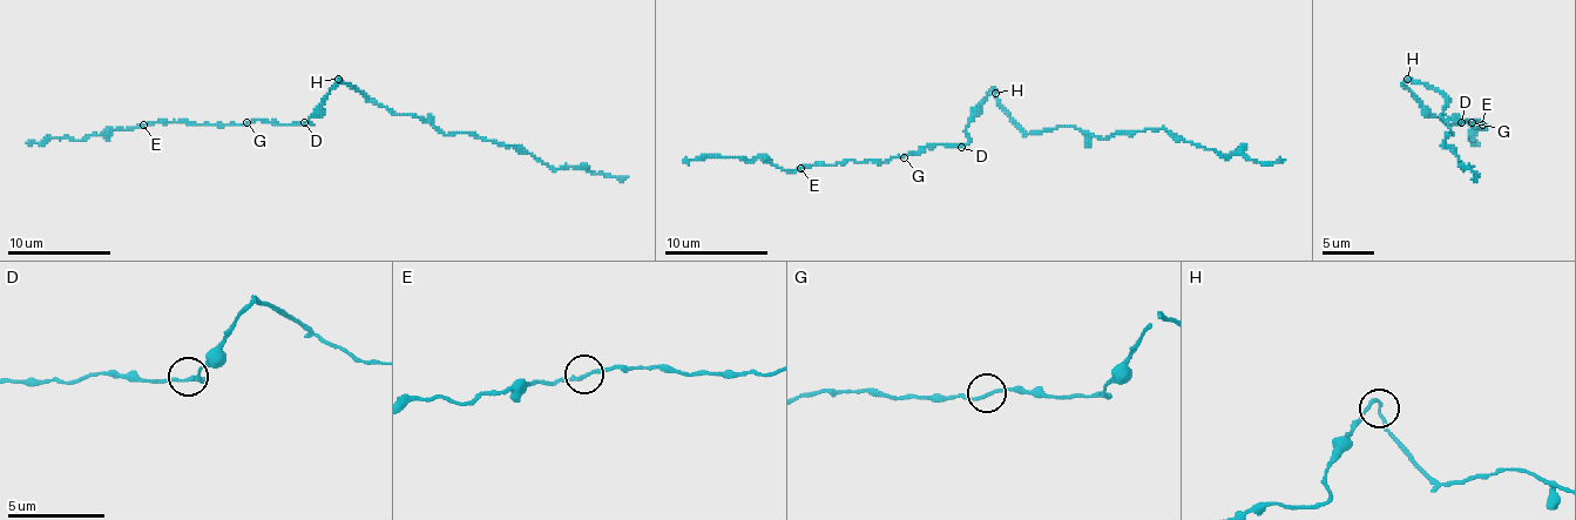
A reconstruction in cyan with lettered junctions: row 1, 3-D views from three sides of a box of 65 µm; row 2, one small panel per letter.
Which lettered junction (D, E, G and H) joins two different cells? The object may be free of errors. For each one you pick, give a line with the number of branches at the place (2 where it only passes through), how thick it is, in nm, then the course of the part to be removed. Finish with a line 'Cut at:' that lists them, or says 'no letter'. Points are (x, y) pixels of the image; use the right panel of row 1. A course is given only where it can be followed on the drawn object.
Cut at: no letter

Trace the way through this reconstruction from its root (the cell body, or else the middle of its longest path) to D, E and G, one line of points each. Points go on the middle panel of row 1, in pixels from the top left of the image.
D: (987, 95), (966, 128), (968, 141), (961, 147)
E: (987, 95), (966, 128), (966, 144), (929, 144), (883, 162), (844, 160), (833, 164), (800, 168)
G: (987, 95), (966, 128), (966, 144), (929, 144), (904, 157)

